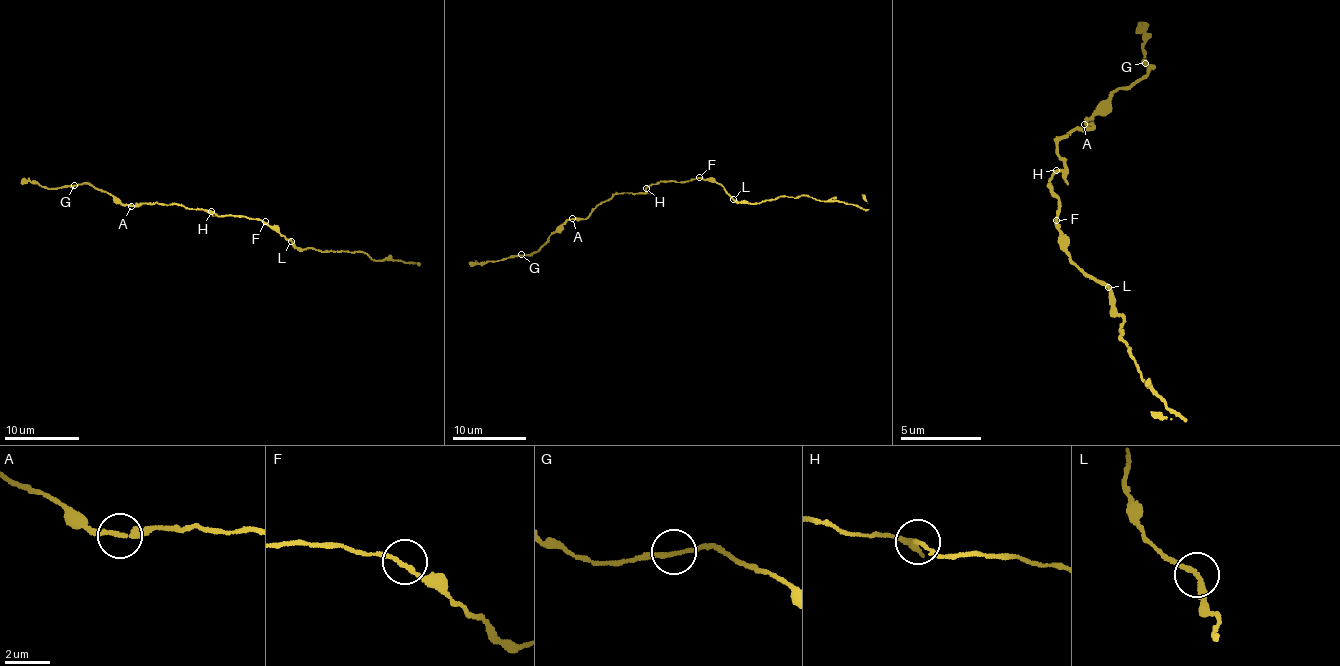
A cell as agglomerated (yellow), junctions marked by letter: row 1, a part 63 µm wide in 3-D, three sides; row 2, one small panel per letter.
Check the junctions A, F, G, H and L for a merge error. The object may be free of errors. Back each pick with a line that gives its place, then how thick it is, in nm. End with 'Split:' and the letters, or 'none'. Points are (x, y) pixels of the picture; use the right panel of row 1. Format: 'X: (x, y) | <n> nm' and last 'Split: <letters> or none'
Split: none

